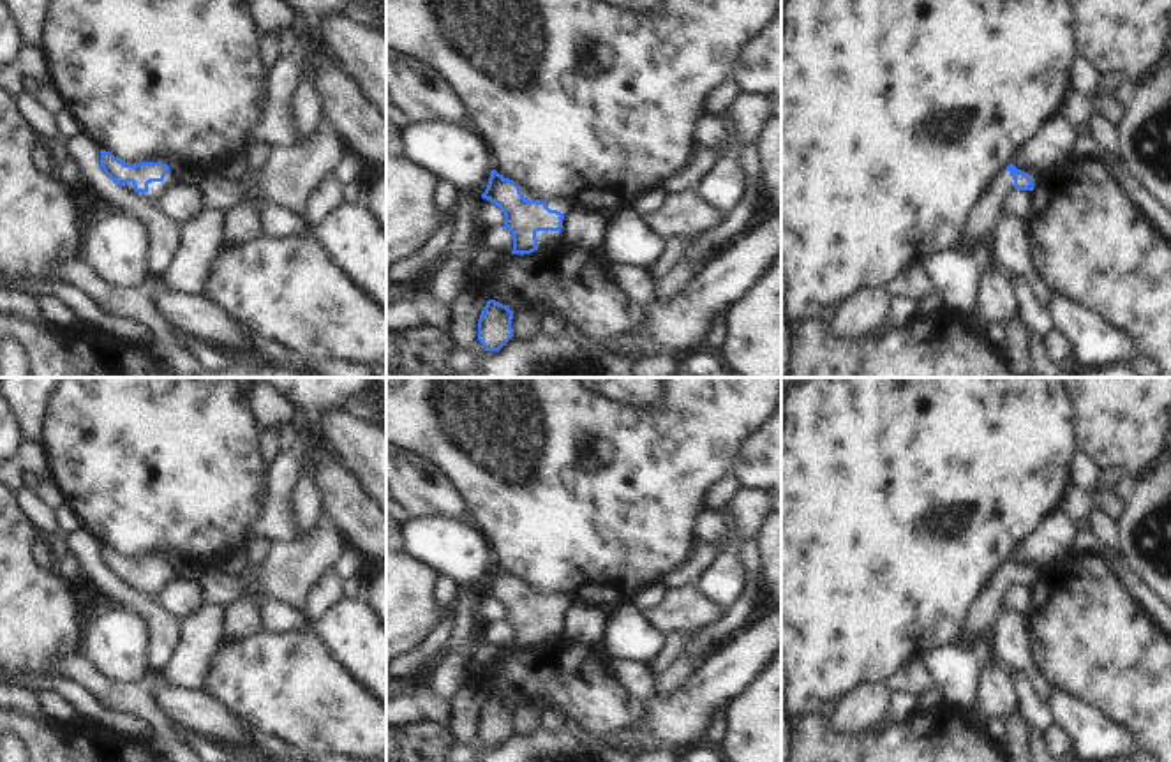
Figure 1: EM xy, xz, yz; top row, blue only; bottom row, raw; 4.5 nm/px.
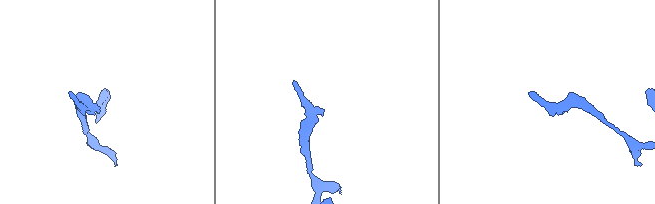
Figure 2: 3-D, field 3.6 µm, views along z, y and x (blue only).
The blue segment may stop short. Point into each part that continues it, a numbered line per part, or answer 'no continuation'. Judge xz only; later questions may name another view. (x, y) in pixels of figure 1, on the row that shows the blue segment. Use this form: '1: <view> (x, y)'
1: xz (545, 239)

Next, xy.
1: xy (156, 189)

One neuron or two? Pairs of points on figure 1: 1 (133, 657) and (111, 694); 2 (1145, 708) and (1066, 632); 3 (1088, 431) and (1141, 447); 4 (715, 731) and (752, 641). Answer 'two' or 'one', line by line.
1: two
2: one
3: one
4: two

